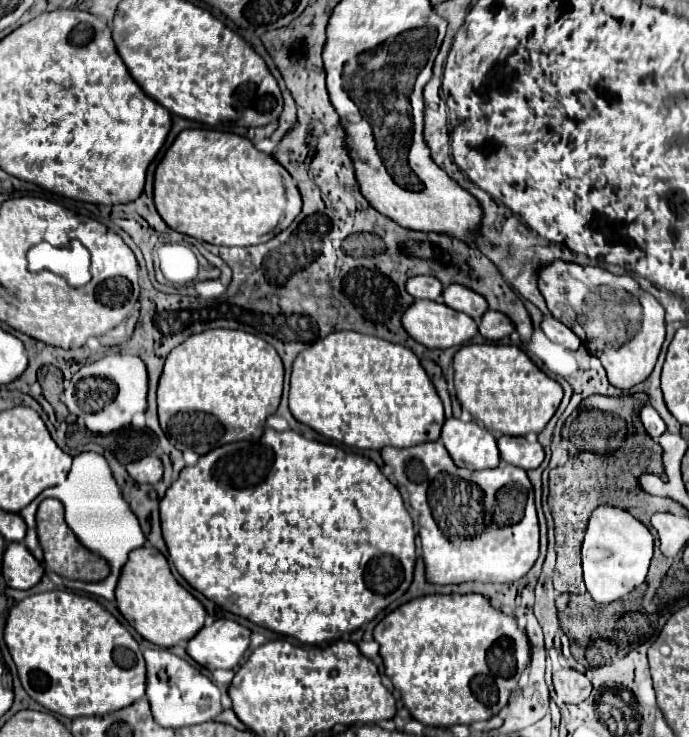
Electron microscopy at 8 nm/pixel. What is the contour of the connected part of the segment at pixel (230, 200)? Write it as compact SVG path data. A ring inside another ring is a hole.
M185 129L177 135L155 169L153 201L161 219L177 233L225 247L263 243L281 229L281 221L285 229L301 209L301 195L293 179L271 155L257 151L247 137L215 129Z

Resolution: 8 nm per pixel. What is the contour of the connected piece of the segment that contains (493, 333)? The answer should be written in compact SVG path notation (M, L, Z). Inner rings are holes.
M487 311L479 325L479 333L491 341L503 339L503 337L511 335L513 331L515 331L513 321L505 313L499 313L499 311Z

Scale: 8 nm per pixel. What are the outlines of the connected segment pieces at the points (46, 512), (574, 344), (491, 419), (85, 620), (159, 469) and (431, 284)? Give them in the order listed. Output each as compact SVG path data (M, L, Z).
M43 499L37 509L37 537L39 545L45 553L45 571L57 573L65 579L79 579L79 581L101 581L109 575L109 565L99 555L85 549L77 537L71 533L63 519L63 505L59 499Z
M545 317L543 323L541 323L541 329L543 329L543 333L547 335L549 341L559 343L559 345L567 347L569 351L575 351L581 345L579 337L567 325L563 325L561 321L557 321L555 317Z
M463 345L453 355L453 385L461 407L479 419L489 431L499 431L501 435L541 433L563 399L561 385L549 379L514 345Z
M47 591L47 593L37 593L37 595L31 595L31 597L25 597L23 601L19 601L9 611L9 617L7 617L7 623L5 623L5 645L7 645L13 661L15 661L19 681L21 681L23 689L27 691L27 695L31 699L35 699L39 705L43 705L45 709L49 709L49 711L53 711L57 715L63 715L63 717L69 717L69 719L83 717L83 715L105 715L105 713L123 709L123 707L131 705L131 703L135 703L137 699L145 697L145 659L143 659L143 653L141 653L137 641L131 637L131 633L109 611L105 611L91 597L83 597L83 595L69 593L69 591Z
M147 455L139 461L133 461L127 465L127 473L137 481L137 483L157 483L163 477L163 465L161 459L155 455Z
M431 275L411 277L407 281L407 289L415 299L441 299L441 293L443 293L441 281Z

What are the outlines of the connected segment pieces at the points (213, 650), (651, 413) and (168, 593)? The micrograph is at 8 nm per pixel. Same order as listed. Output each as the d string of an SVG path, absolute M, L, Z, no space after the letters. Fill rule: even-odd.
M217 619L187 645L187 655L207 669L233 669L249 647L251 631L235 621Z
M645 405L645 407L641 409L641 421L643 421L647 433L649 433L653 439L657 439L659 435L665 433L665 423L663 423L663 419L659 417L659 413L657 413L651 405Z
M139 547L129 553L129 561L123 565L115 587L115 599L117 609L129 625L159 647L173 647L189 641L203 627L207 615L203 605L175 581L167 559L155 547Z

